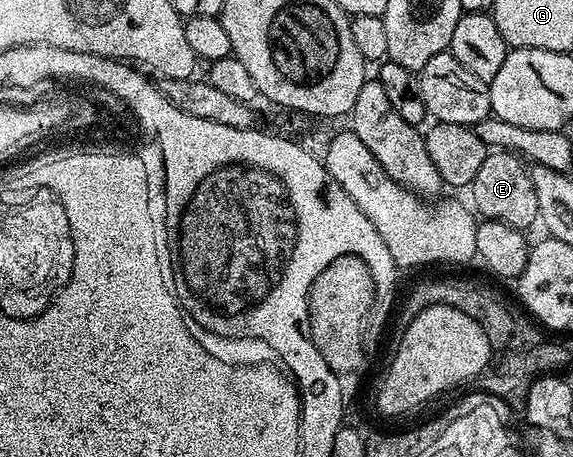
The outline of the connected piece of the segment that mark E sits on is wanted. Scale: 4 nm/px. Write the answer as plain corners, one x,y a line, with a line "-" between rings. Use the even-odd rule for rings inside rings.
495,149
487,153
486,159
468,190
469,193
474,193
473,209
479,215
482,213
483,219
503,222
523,232
529,231
528,228
533,222
539,221
536,188
530,179
527,163
519,155
509,150

